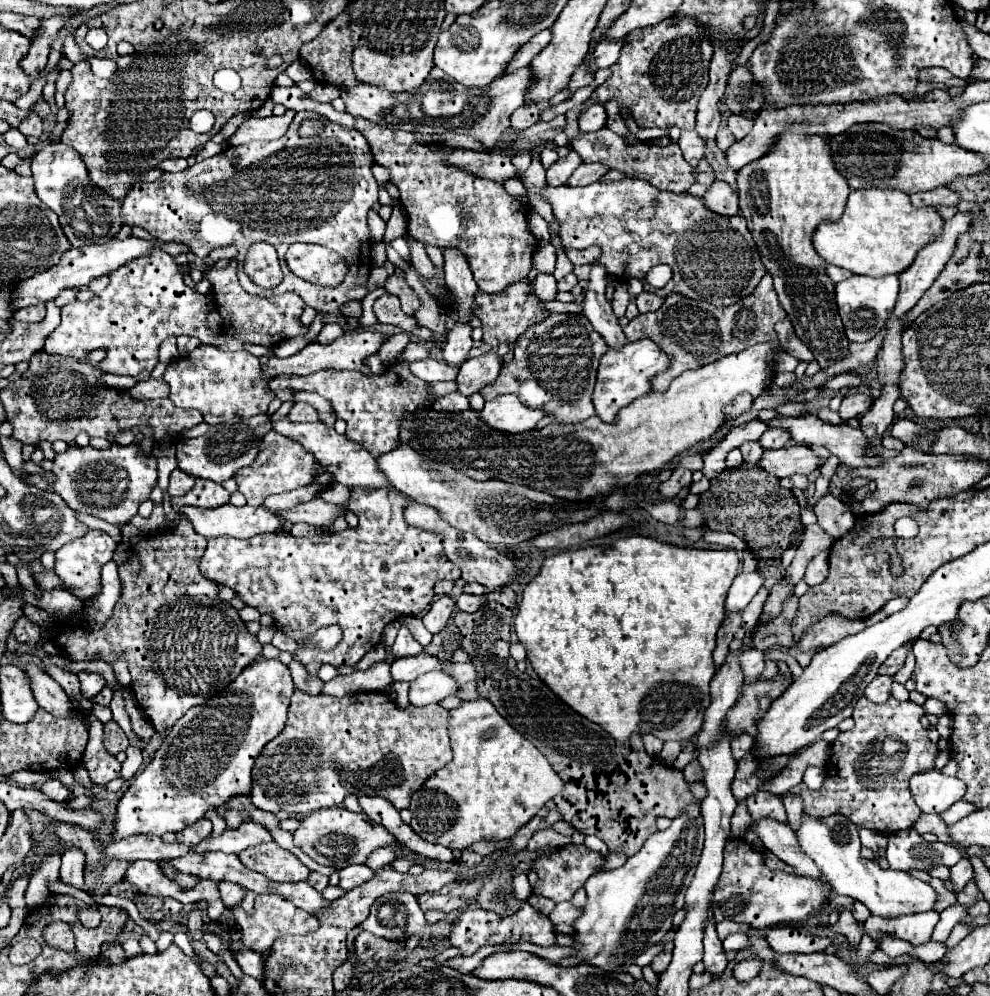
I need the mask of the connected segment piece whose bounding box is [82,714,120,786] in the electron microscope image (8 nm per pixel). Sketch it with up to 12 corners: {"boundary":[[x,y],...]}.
{"boundary":[[92,714],[84,766],[94,784],[120,776],[120,762],[104,748],[102,722]]}

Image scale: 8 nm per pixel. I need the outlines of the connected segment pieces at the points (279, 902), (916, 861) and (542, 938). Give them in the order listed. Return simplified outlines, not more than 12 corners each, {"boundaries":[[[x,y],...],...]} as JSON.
{"boundaries":[[[270,892],[248,914],[230,910],[246,948],[270,954],[280,934],[316,932],[320,920]],[[916,830],[892,834],[892,870],[952,868],[962,852],[926,842]],[[524,902],[512,916],[464,910],[446,942],[472,956],[492,944],[556,946],[554,926]]]}

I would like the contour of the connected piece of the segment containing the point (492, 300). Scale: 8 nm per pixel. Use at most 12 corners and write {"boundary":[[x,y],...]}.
{"boundary":[[532,282],[478,292],[484,342],[512,344],[544,320]]}

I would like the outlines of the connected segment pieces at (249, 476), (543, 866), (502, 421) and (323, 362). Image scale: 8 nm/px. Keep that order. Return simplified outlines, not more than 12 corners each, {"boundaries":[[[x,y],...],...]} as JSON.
{"boundaries":[[[270,430],[234,480],[250,506],[308,486],[318,462]],[[584,844],[564,846],[534,862],[532,892],[554,902],[598,872],[604,858]],[[516,394],[486,402],[480,416],[494,430],[534,430],[546,412]],[[370,328],[308,344],[282,360],[266,376],[306,376],[324,368],[360,370],[388,334]]]}

